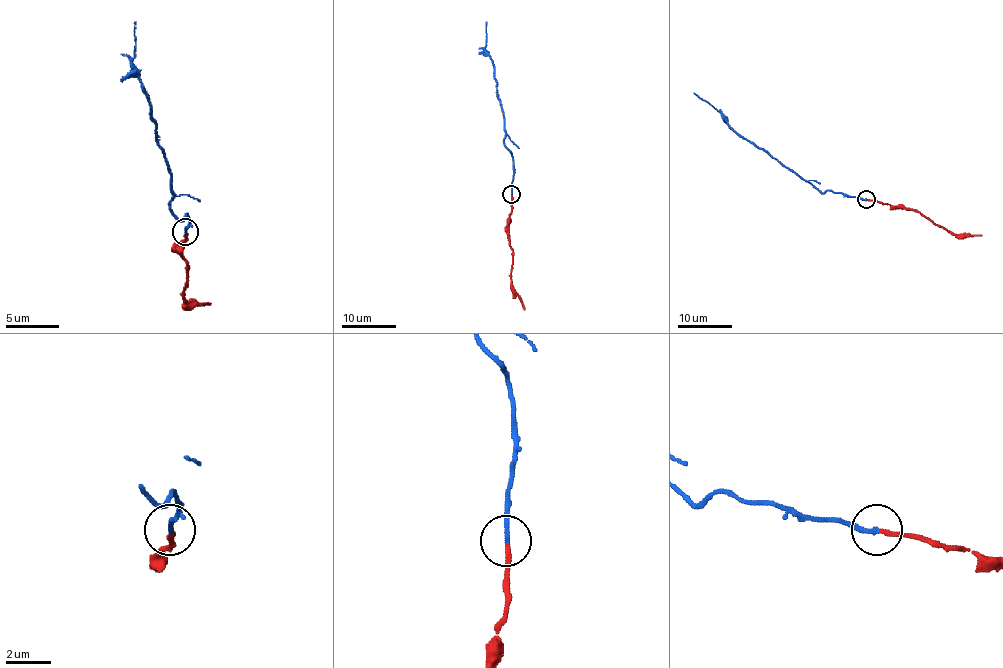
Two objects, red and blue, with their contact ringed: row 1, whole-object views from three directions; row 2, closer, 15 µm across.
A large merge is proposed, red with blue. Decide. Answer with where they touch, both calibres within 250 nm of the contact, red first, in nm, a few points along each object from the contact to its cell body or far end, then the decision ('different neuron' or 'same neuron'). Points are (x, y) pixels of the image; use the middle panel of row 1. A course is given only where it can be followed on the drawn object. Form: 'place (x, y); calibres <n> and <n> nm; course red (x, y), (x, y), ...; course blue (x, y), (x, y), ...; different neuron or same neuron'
place (511, 194); calibres 190 and 220 nm; course red (511, 195), (508, 242), (512, 250), (511, 290), (520, 299), (524, 310); course blue (511, 194), (512, 157), (504, 144), (503, 108), (496, 92), (495, 71), (485, 49), (487, 22); same neuron

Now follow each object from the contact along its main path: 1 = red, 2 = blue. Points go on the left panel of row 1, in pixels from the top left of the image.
1: (184, 232), (179, 251), (187, 262), (184, 302), (211, 302)
2: (184, 232), (187, 214), (179, 219), (171, 211), (168, 163), (133, 64), (136, 21)

